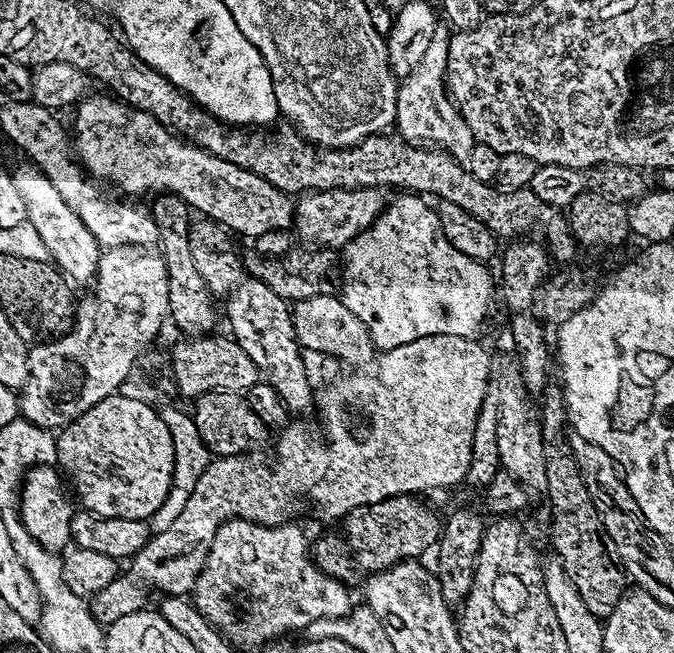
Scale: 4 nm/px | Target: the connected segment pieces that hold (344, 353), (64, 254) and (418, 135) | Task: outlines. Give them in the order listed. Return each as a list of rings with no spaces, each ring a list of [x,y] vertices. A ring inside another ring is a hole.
[[[339,295],[311,296],[305,300],[297,300],[291,305],[294,334],[301,349],[309,352],[321,352],[324,356],[336,355],[338,359],[345,360],[348,364],[360,364],[356,366],[368,366],[373,363],[374,345],[368,328],[358,318],[358,314],[344,305]]]
[[[23,162],[12,172],[14,190],[22,199],[25,219],[34,226],[34,230],[46,244],[51,261],[56,264],[65,277],[71,281],[91,283],[95,279],[100,253],[100,245],[85,223],[66,205],[54,184],[46,178],[35,165]]]
[[[437,26],[430,47],[426,49],[426,54],[422,54],[422,62],[418,62],[416,69],[399,81],[396,90],[394,128],[409,144],[435,146],[456,160],[464,162],[467,161],[470,150],[477,142],[470,134],[470,126],[466,126],[460,109],[448,94],[446,81],[448,78],[449,39],[449,29]]]

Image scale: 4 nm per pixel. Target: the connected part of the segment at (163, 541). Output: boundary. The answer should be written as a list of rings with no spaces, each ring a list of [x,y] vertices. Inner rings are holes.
[[[218,456],[209,459],[206,470],[194,482],[194,490],[190,490],[190,499],[186,501],[186,506],[178,518],[166,530],[149,535],[146,546],[138,555],[132,557],[126,570],[121,571],[120,575],[110,582],[110,586],[98,590],[90,598],[92,617],[102,626],[107,626],[118,622],[118,618],[126,618],[126,614],[134,614],[145,607],[148,600],[148,592],[160,592],[164,596],[188,596],[196,587],[196,579],[200,576],[200,571],[204,569],[204,563],[208,558],[208,551],[214,542],[214,534],[227,520],[249,520],[255,524],[265,524],[274,526],[275,524],[285,523],[290,506],[290,496],[275,496],[271,490],[260,488],[251,494],[244,489],[244,470],[237,471],[232,469],[234,463],[231,456]]]

